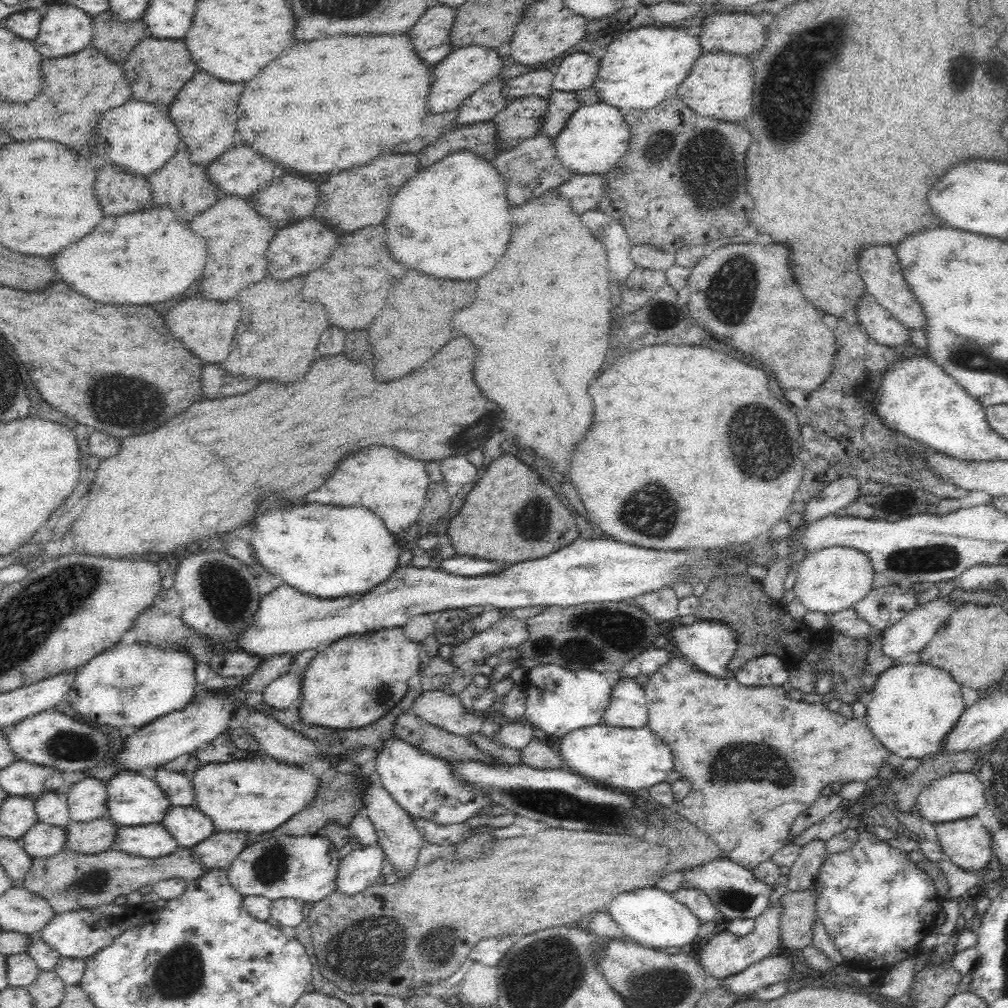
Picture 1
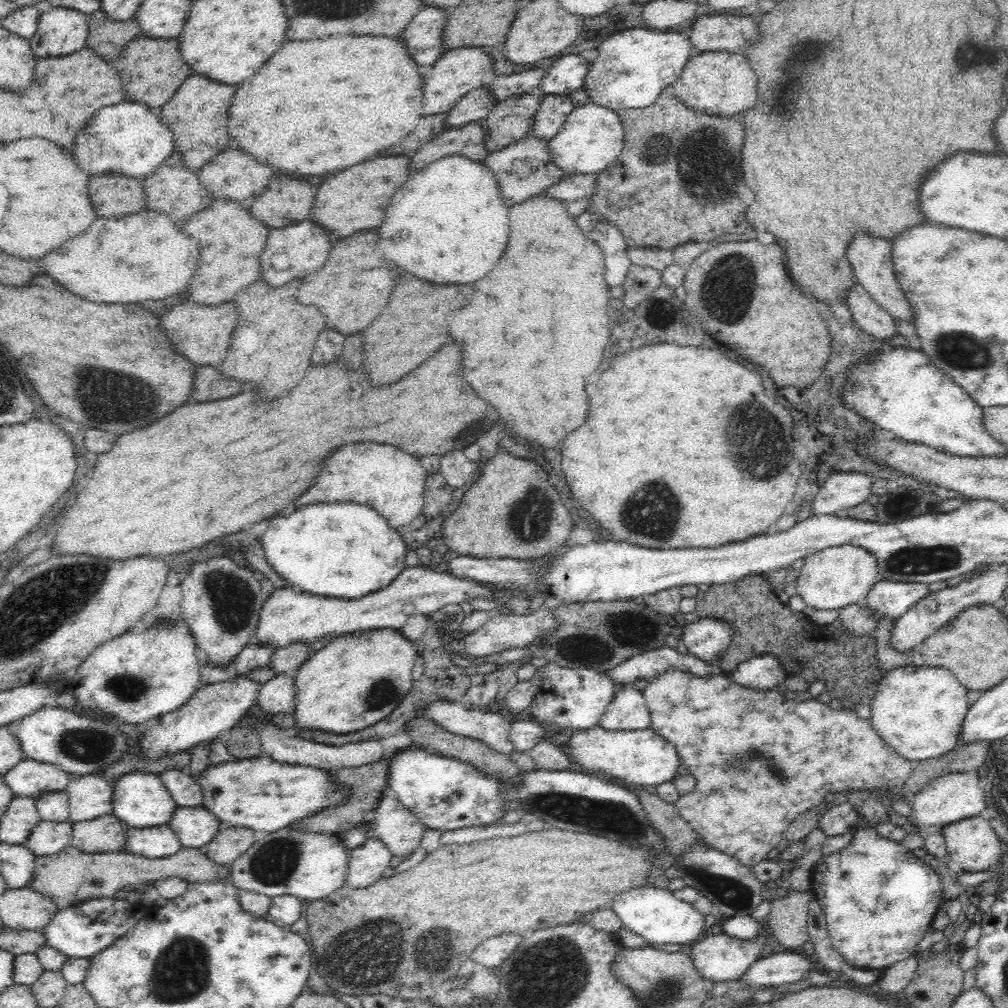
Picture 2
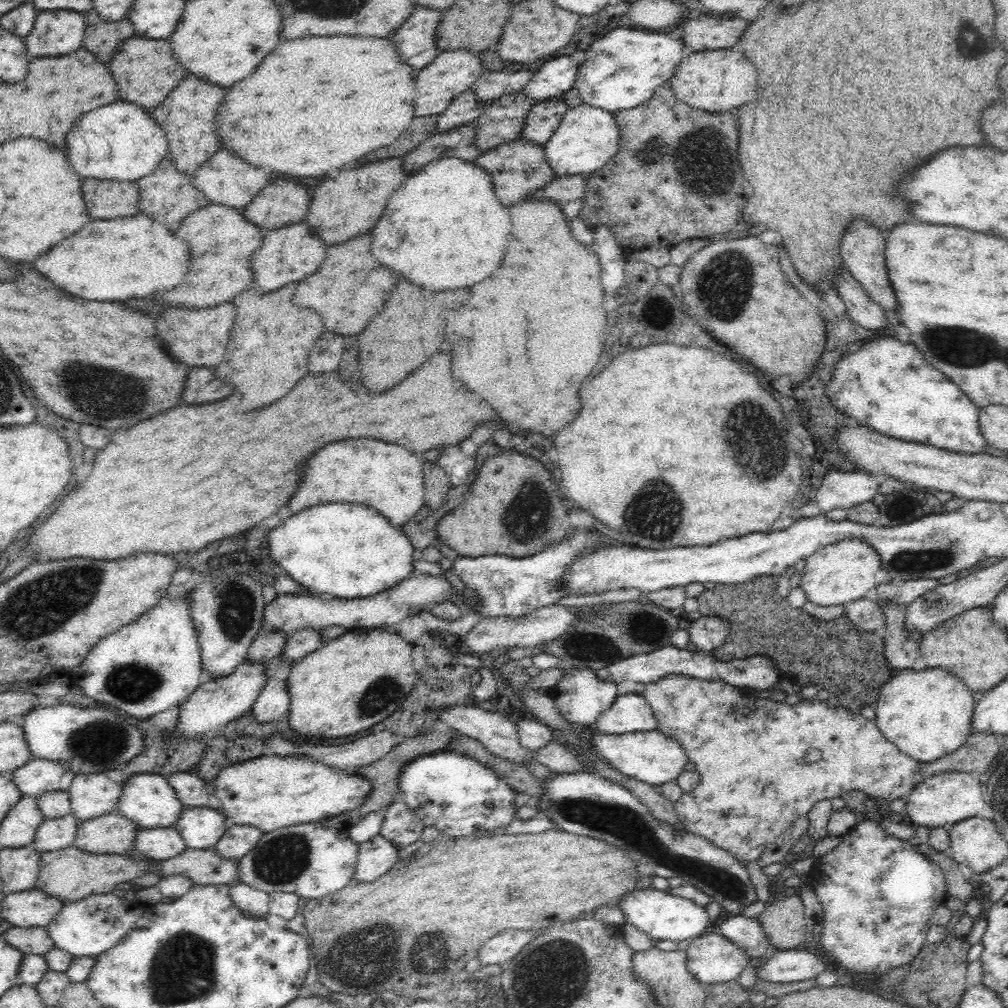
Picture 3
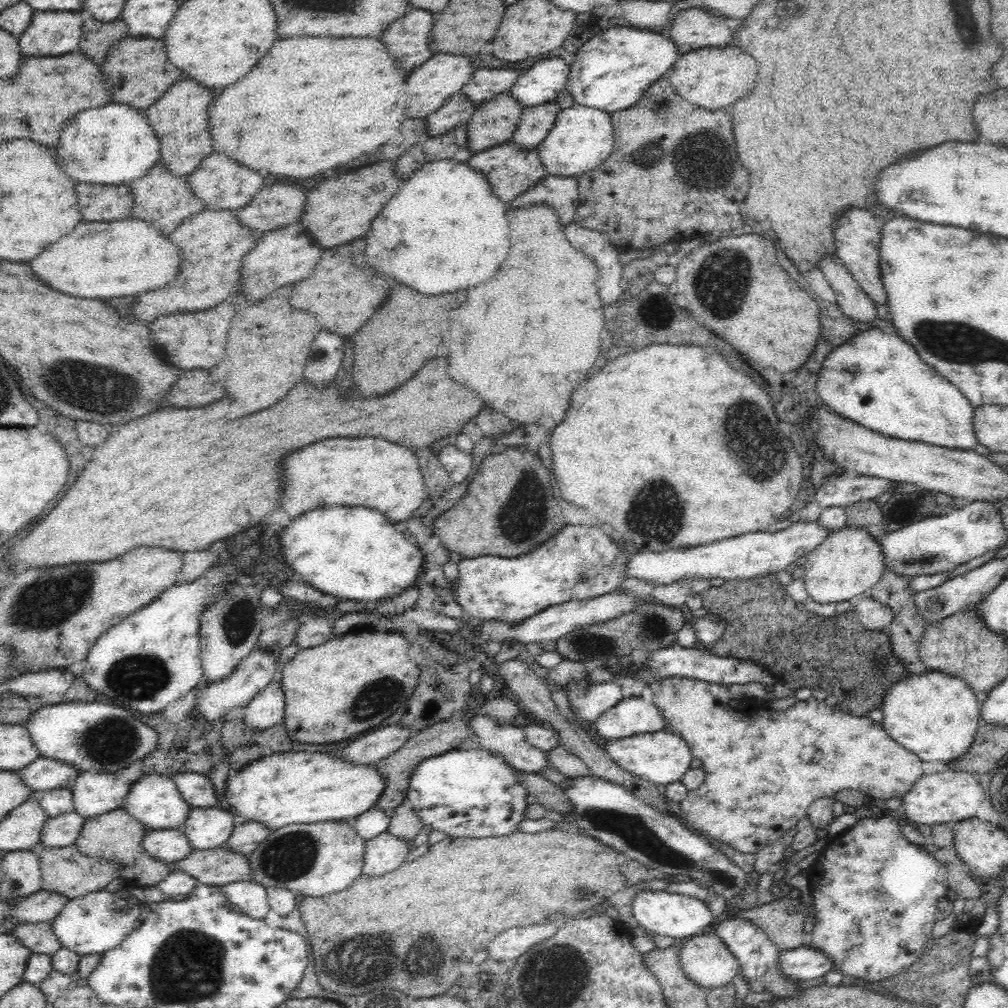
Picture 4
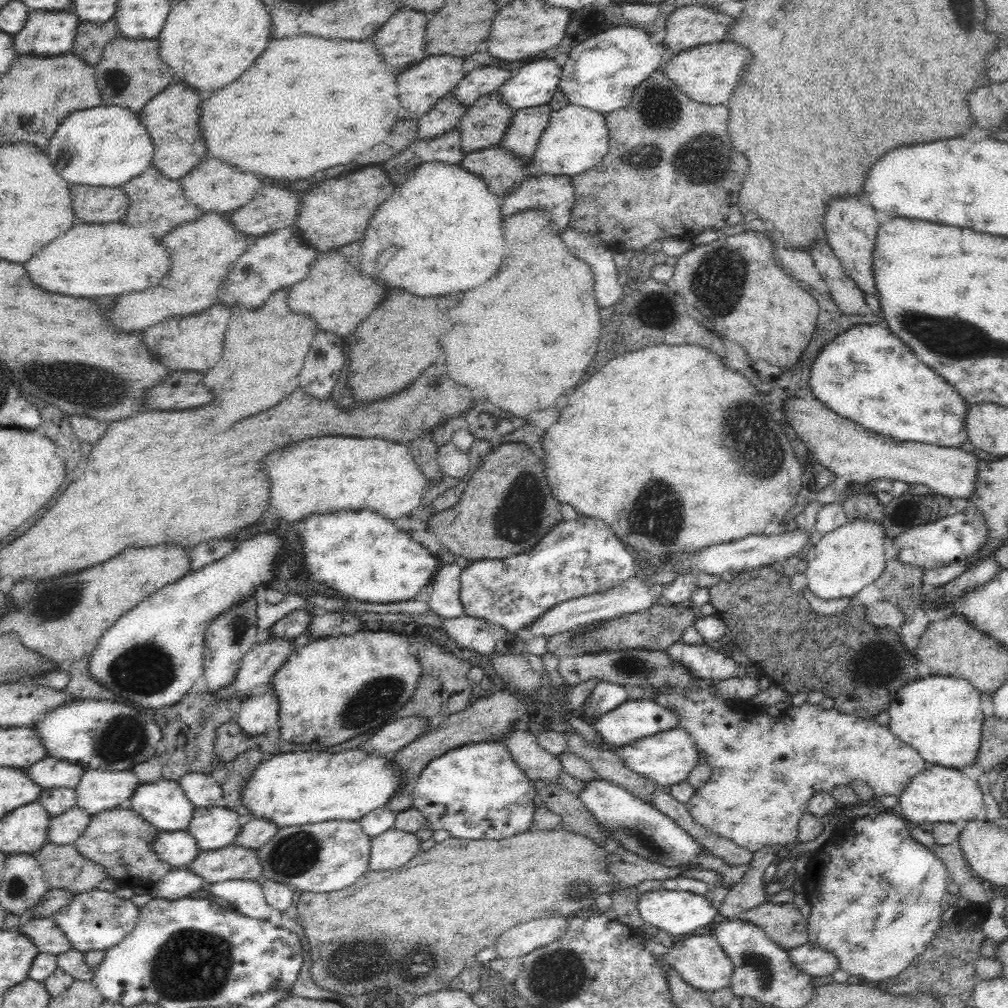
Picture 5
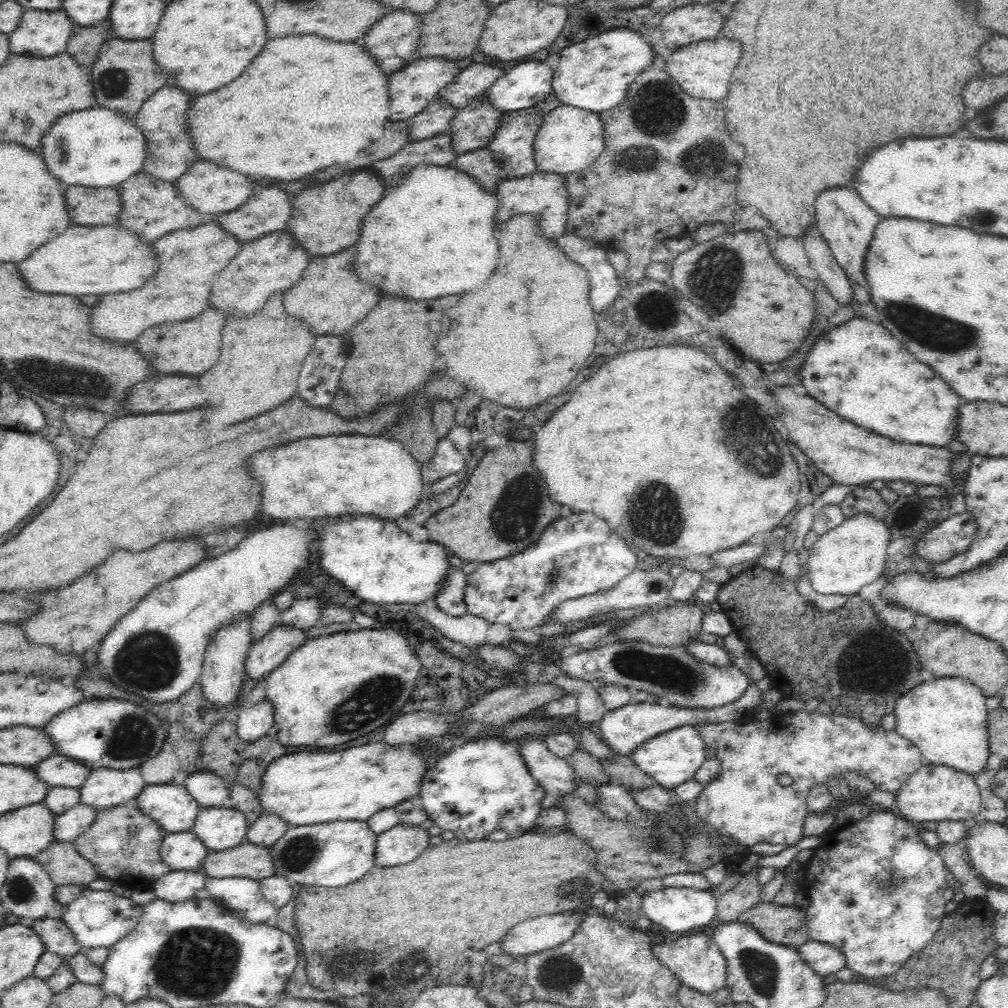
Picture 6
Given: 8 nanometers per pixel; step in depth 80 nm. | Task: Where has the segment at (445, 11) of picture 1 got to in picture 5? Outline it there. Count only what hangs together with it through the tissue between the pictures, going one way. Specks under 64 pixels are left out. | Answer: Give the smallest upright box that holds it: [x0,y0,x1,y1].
[372,10,428,72]

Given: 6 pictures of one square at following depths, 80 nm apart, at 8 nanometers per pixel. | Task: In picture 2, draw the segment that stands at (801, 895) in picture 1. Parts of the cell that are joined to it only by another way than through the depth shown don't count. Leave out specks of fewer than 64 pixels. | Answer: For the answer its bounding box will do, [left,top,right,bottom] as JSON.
[767,889,814,951]

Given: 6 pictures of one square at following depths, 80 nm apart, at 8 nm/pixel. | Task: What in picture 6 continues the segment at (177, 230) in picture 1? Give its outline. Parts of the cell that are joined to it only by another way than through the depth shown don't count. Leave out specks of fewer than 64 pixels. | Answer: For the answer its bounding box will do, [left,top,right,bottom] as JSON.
[18,226,158,294]

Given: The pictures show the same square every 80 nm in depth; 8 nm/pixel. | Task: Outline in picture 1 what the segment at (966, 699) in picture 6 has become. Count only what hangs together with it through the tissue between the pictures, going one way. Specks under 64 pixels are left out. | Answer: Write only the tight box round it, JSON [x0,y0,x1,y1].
[866,664,965,758]

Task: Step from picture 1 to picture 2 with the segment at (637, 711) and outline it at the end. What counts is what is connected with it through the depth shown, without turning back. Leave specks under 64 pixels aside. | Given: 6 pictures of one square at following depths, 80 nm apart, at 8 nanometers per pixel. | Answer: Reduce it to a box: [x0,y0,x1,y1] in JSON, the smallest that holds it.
[599,684,651,731]

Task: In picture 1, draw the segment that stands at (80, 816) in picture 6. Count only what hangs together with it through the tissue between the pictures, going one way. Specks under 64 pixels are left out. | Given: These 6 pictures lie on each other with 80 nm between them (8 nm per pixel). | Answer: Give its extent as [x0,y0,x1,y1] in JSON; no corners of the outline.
[20,822,64,859]

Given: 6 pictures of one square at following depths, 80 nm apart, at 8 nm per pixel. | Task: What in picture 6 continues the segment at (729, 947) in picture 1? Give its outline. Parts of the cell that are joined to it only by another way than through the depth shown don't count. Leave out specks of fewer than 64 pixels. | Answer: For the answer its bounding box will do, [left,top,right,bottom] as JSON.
[651,934,727,995]

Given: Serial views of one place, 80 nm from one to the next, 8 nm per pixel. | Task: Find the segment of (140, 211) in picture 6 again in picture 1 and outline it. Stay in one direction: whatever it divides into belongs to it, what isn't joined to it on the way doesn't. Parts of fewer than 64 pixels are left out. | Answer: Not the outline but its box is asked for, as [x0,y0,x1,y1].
[146,146,221,222]

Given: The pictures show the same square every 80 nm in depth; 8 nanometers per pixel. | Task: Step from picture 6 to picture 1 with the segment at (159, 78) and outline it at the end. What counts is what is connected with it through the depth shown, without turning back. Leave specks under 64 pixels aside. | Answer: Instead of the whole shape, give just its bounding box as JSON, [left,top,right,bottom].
[124,36,196,107]

